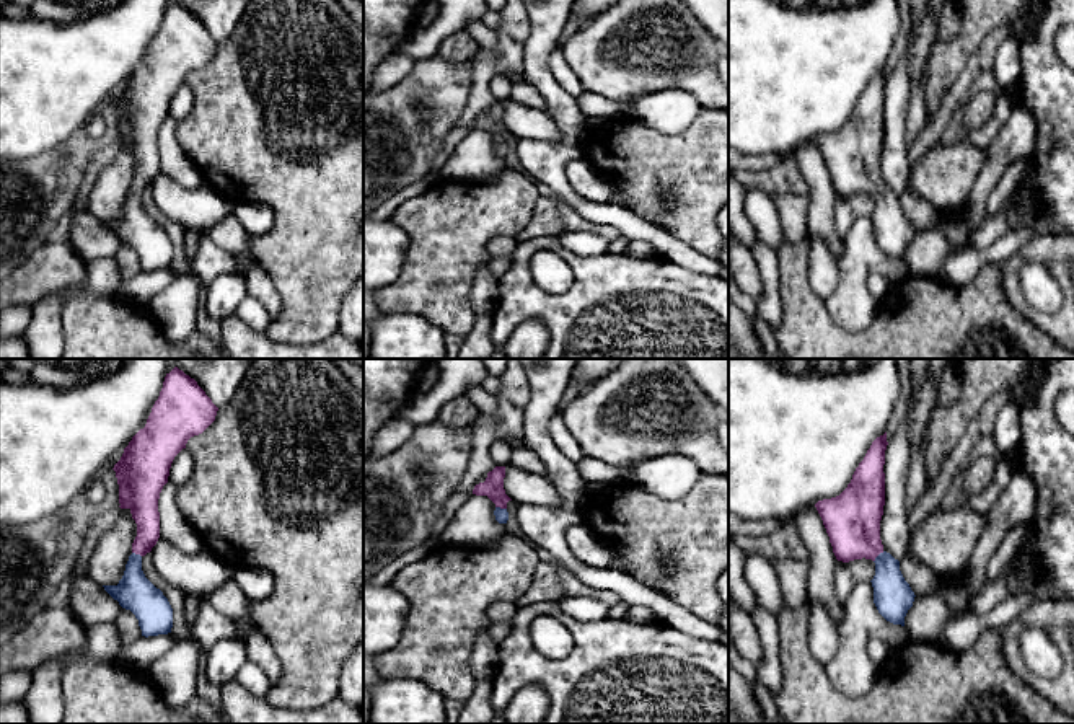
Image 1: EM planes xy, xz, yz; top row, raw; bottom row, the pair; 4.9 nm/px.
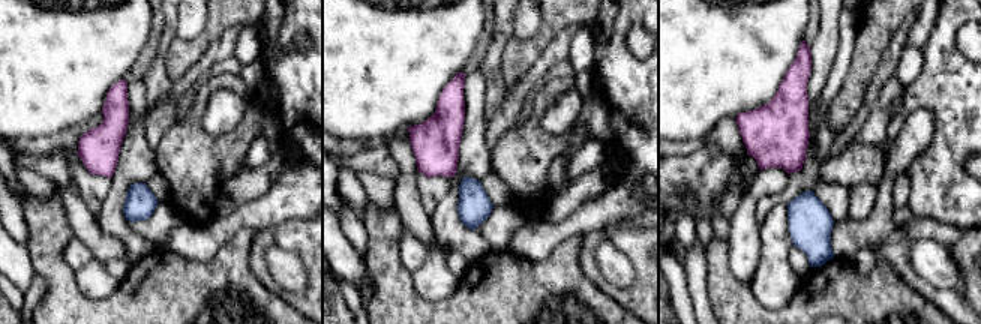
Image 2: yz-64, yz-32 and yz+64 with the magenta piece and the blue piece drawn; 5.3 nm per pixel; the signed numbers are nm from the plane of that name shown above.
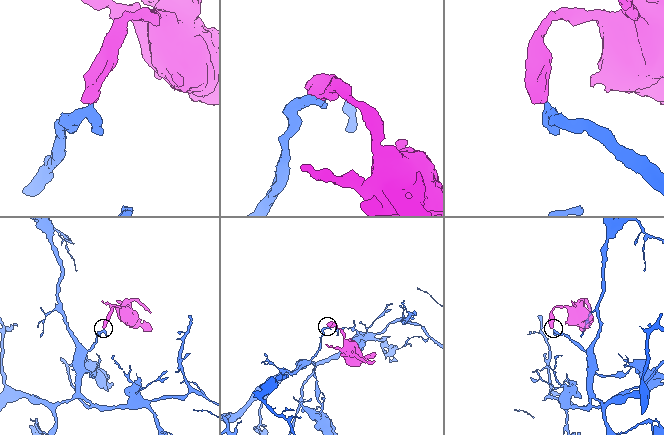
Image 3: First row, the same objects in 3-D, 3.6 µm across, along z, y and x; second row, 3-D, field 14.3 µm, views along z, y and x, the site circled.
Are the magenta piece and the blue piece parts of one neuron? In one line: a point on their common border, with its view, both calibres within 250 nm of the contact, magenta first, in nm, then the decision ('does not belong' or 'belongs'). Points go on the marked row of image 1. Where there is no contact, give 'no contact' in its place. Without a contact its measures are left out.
yz (877, 555) | 280/190 nm | belongs

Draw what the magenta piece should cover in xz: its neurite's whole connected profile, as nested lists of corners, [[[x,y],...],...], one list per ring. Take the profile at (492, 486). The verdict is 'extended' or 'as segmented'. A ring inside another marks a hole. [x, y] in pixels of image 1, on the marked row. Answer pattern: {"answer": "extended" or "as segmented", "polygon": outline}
{"answer": "extended", "polygon": [[[495,466],[492,471],[487,473],[484,483],[474,486],[473,494],[476,496],[487,496],[495,504],[495,520],[499,523],[507,523],[508,512],[507,502],[512,501],[504,489],[504,478],[505,478],[505,466]]]}

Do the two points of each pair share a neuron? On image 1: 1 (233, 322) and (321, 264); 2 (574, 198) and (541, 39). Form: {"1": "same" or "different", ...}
{"1": "different", "2": "same"}

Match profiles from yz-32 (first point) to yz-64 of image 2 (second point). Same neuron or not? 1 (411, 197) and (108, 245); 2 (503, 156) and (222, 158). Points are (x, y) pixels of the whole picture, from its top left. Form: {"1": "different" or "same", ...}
{"1": "same", "2": "same"}

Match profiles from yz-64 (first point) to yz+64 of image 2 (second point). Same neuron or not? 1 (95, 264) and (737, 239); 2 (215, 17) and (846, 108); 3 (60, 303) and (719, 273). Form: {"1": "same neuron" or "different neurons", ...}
{"1": "different neurons", "2": "same neuron", "3": "same neuron"}

